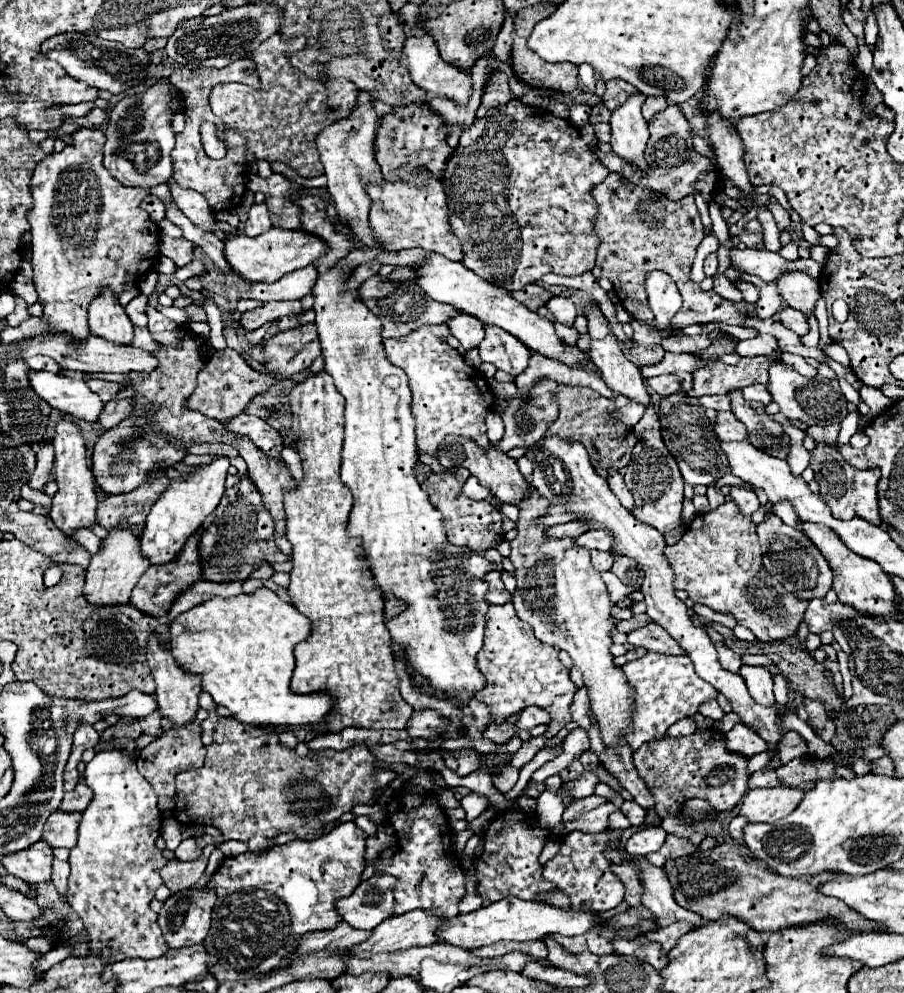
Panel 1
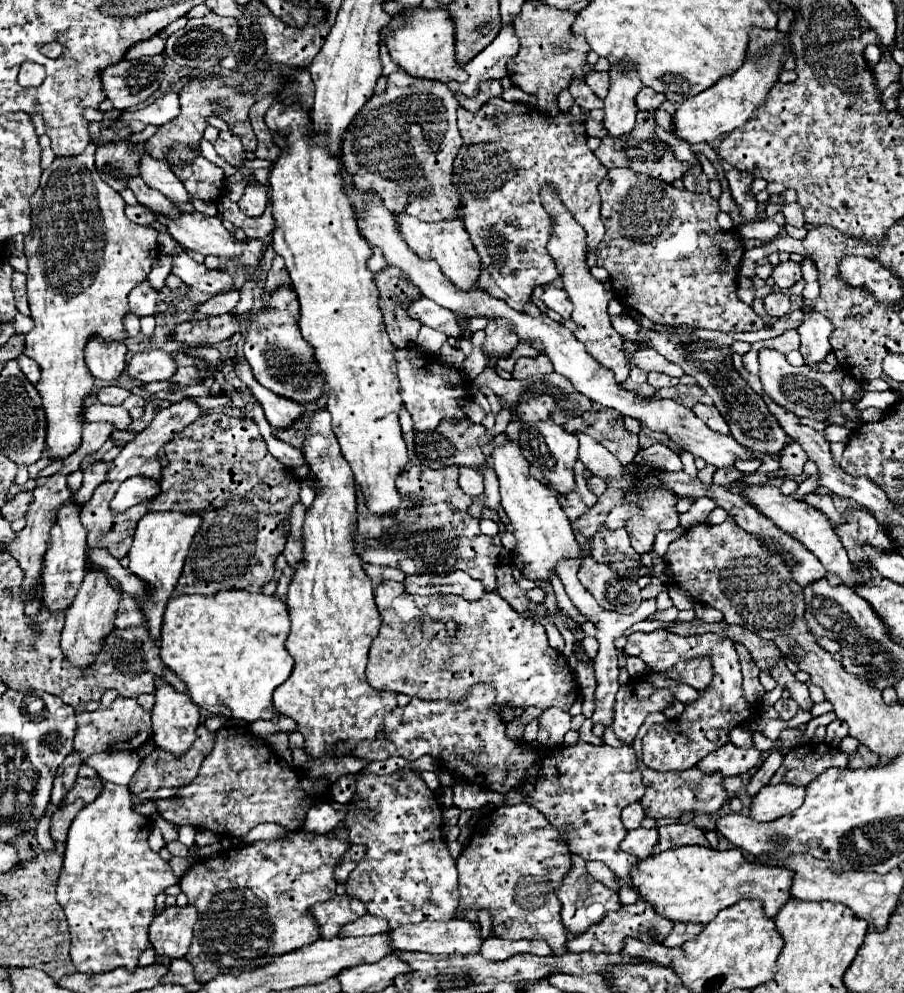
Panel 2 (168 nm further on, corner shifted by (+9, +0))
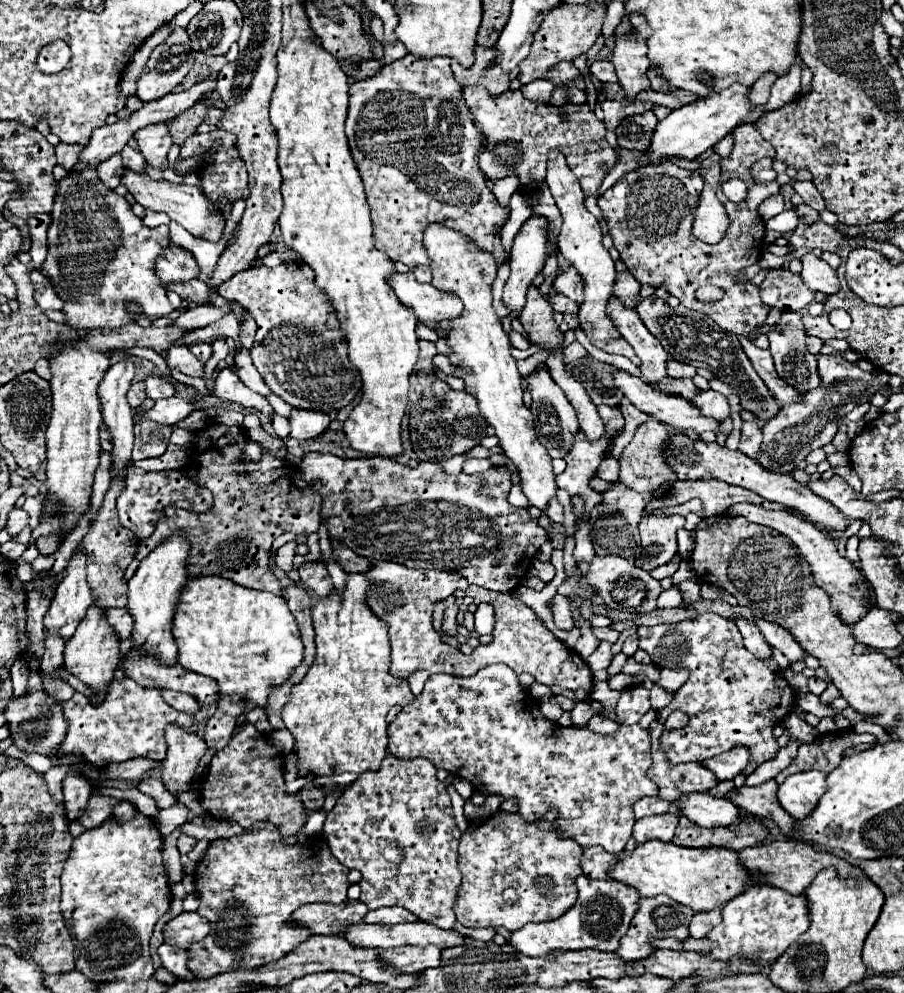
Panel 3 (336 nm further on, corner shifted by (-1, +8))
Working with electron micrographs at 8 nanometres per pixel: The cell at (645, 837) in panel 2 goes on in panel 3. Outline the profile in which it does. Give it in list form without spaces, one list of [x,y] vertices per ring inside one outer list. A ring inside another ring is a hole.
[[[671,811],[665,815],[653,815],[653,817],[643,817],[635,823],[633,837],[637,843],[645,843],[649,839],[661,839],[661,841],[671,841],[675,835],[679,823],[679,813]]]

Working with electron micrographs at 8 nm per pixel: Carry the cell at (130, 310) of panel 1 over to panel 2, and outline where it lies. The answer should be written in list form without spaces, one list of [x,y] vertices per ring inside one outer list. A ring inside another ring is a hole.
[[[139,283],[131,293],[129,293],[129,309],[137,317],[145,315],[155,315],[157,307],[157,291],[149,283]]]

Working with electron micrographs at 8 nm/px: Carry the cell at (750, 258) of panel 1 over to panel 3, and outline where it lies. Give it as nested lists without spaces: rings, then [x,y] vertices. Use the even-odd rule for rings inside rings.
[[[807,253],[801,257],[801,263],[803,263],[801,279],[805,281],[805,285],[809,289],[815,289],[825,295],[839,293],[839,289],[841,289],[839,277],[821,257],[817,257],[815,253]]]

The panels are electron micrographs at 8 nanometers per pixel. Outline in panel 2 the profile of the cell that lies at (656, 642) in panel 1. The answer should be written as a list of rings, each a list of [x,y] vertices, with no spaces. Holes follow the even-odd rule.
[[[657,629],[657,631],[651,631],[651,633],[631,633],[627,637],[625,653],[641,657],[651,669],[659,669],[659,671],[673,667],[677,661],[693,659],[693,657],[701,657],[701,655],[709,655],[711,661],[713,661],[713,681],[709,683],[707,691],[701,691],[697,703],[687,705],[681,719],[673,721],[671,727],[655,727],[645,735],[645,739],[643,739],[643,763],[651,769],[671,771],[671,769],[693,767],[707,753],[725,745],[729,741],[729,731],[733,727],[741,725],[745,719],[749,719],[751,709],[755,709],[743,697],[741,667],[739,667],[739,661],[737,661],[735,647],[731,645],[729,639],[717,637],[713,633],[681,637],[681,635],[669,633],[665,629]],[[709,729],[719,731],[717,743],[715,741],[711,743],[705,737],[705,733]]]

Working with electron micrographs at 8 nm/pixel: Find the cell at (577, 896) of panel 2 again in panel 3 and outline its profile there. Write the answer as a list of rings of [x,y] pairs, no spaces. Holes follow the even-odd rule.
[[[581,875],[577,879],[579,899],[575,907],[571,907],[565,915],[545,923],[527,923],[519,931],[513,933],[511,945],[529,957],[547,957],[553,951],[569,951],[569,949],[597,949],[597,951],[613,951],[619,947],[623,933],[627,933],[631,925],[631,917],[639,909],[639,893],[615,879],[587,879]]]

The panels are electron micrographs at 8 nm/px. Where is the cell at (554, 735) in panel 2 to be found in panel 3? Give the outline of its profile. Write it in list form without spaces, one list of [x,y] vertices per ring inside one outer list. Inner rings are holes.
[[[587,701],[577,703],[575,709],[571,711],[571,717],[573,717],[573,725],[575,727],[585,727],[593,715],[595,715],[595,711],[591,709],[591,705]]]

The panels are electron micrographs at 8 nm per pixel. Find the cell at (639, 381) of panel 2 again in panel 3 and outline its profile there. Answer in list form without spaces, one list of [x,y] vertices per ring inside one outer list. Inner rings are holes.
[[[613,293],[611,301],[607,305],[607,315],[615,323],[617,331],[623,335],[623,339],[635,349],[637,357],[641,359],[641,373],[657,383],[667,375],[665,363],[667,363],[667,351],[663,345],[647,331],[635,309],[621,303],[621,299]]]

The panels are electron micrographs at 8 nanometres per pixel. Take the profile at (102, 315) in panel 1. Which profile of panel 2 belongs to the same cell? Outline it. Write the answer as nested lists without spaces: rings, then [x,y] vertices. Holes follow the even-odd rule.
[[[89,337],[85,345],[85,363],[93,377],[105,385],[113,385],[125,369],[127,345],[123,341],[101,341],[101,337]]]

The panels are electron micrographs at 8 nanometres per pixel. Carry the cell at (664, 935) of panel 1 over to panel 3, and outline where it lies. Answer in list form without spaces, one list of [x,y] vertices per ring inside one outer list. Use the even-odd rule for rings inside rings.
[[[711,909],[707,913],[695,913],[689,925],[691,937],[707,937],[707,933],[721,923],[721,909]]]

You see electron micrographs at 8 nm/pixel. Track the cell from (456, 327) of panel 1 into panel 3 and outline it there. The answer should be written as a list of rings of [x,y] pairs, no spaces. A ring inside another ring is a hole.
[[[411,271],[391,273],[389,285],[393,287],[399,301],[413,309],[417,319],[423,323],[453,319],[463,313],[459,297],[453,297],[453,293],[443,293],[431,283],[419,283]]]

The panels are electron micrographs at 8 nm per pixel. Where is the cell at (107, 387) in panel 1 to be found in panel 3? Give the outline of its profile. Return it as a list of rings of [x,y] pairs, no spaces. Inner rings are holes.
[[[143,381],[133,383],[131,389],[129,389],[129,393],[127,393],[127,401],[129,401],[129,405],[135,409],[135,407],[139,407],[145,399],[147,399],[147,393],[145,393],[145,385],[143,385]]]

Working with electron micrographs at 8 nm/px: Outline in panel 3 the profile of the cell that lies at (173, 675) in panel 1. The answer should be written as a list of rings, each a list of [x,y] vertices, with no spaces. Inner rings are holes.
[[[169,725],[165,739],[169,749],[161,767],[161,777],[167,791],[179,795],[183,791],[189,791],[197,763],[205,755],[207,745],[201,735],[189,733],[179,725]]]

